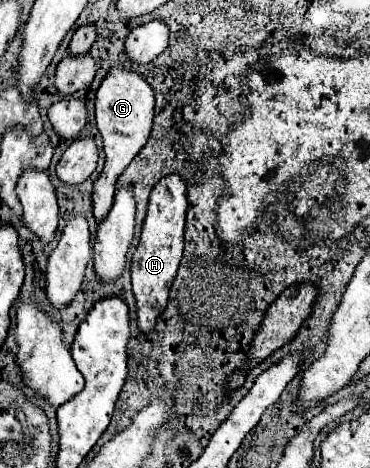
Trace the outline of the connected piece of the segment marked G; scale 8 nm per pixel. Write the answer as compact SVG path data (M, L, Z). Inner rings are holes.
M112 66L108 76L100 82L96 90L96 124L102 134L104 152L106 152L106 166L98 182L94 184L94 192L92 192L94 216L98 222L108 214L108 208L112 206L116 178L124 172L124 168L132 162L132 158L148 142L152 120L154 120L154 102L156 98L154 98L152 86L144 80L144 76L136 74L132 68Z

